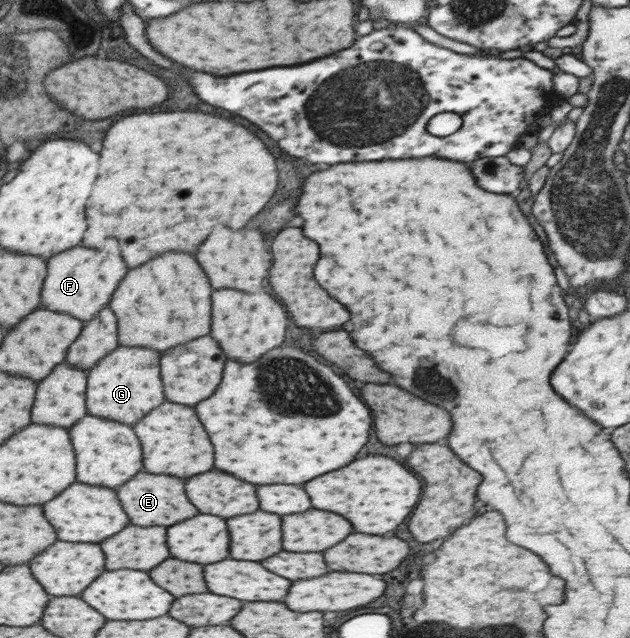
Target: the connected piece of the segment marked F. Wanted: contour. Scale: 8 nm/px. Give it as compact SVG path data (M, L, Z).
M114 238L110 240L110 248L104 246L102 250L70 248L70 252L62 252L62 256L54 256L54 260L48 260L48 276L42 288L44 308L78 316L78 320L83 323L89 322L110 302L126 272L128 268L124 266L118 240Z

